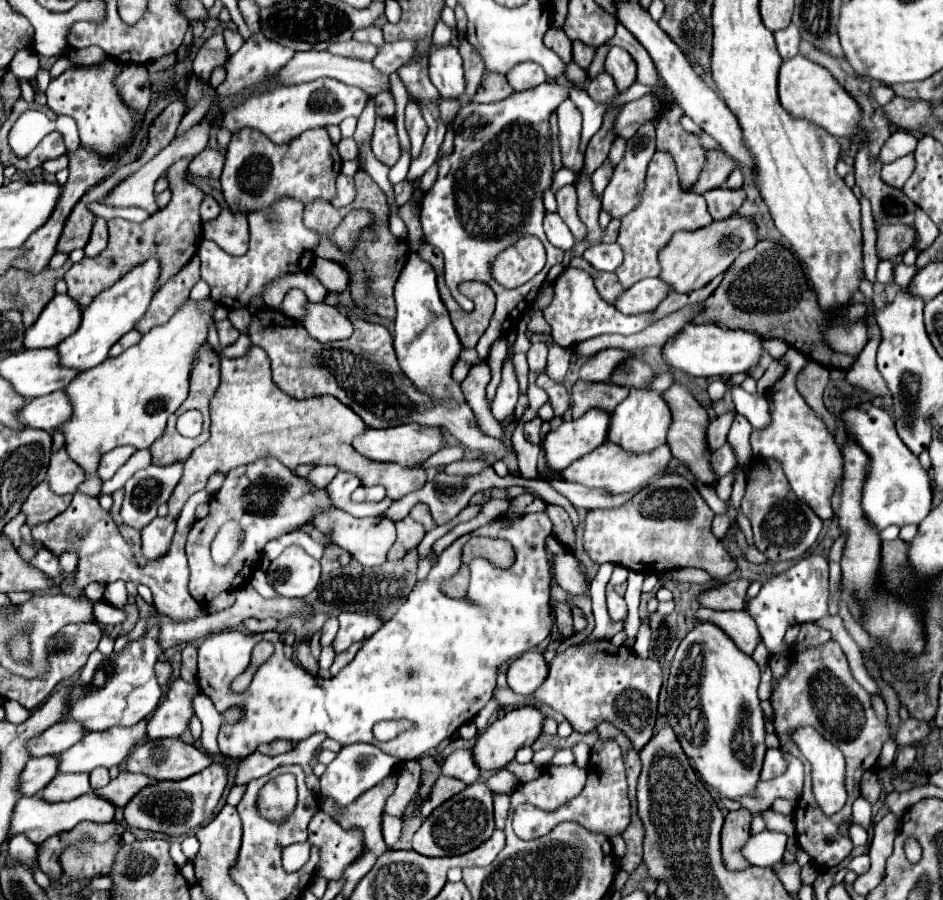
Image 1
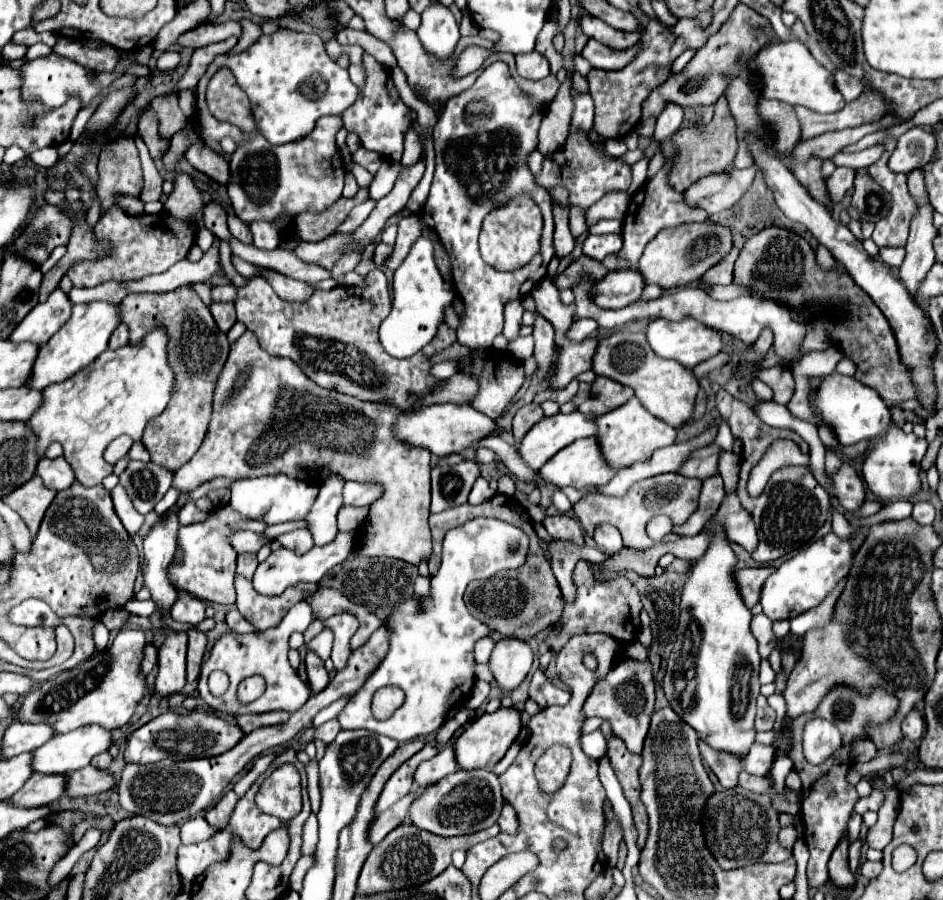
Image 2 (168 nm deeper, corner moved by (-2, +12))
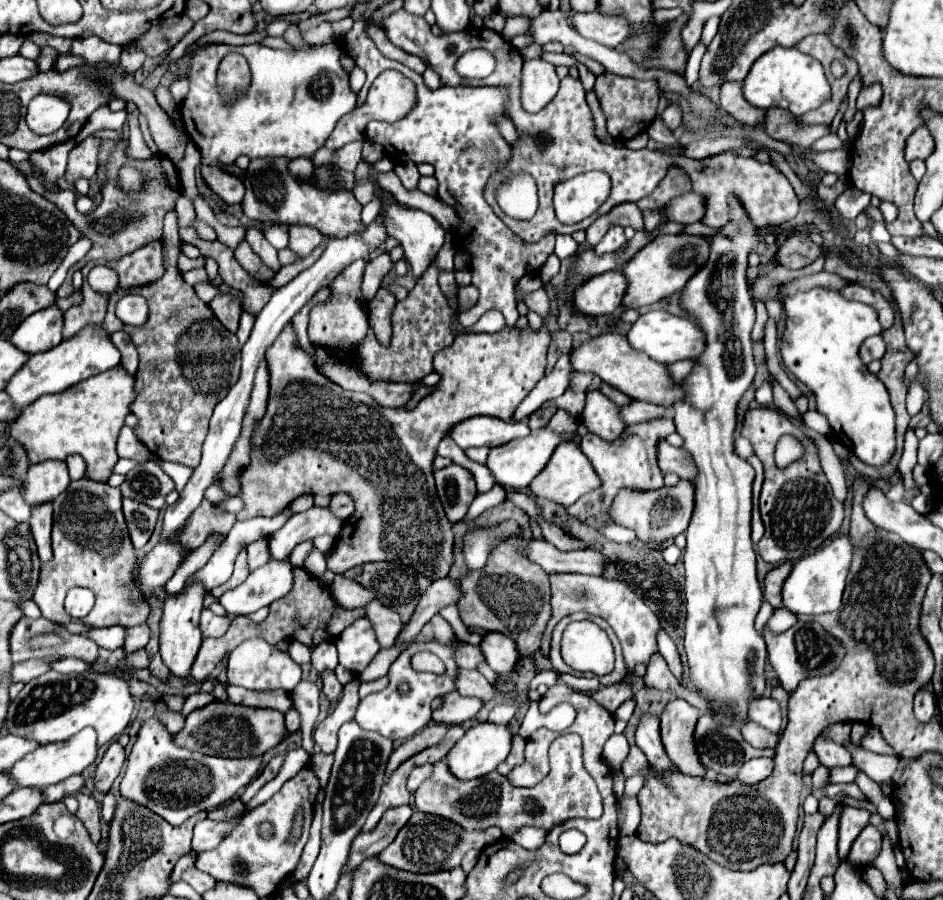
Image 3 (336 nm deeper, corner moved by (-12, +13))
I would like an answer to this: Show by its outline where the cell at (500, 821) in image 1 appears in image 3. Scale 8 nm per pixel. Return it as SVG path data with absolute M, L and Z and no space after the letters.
M523 826L515 836L513 842L521 844L525 850L537 850L543 842L545 842L547 832L541 828L533 828L533 826Z

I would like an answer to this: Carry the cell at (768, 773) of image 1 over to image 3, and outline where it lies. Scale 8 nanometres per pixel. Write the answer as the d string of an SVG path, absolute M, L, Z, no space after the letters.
M753 758L743 764L743 768L737 774L737 780L743 784L759 784L773 772L773 760L771 758Z

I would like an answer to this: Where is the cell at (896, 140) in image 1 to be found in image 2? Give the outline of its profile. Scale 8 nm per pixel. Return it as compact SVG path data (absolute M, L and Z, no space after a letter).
M873 145L873 147L867 147L863 151L855 151L855 153L837 153L833 157L835 165L841 167L853 167L853 169L859 169L859 167L867 167L867 165L873 165L875 159L879 159L883 155L883 145Z

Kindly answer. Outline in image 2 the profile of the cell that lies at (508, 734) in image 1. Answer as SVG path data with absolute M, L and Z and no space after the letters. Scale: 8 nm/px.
M501 707L495 713L483 713L475 721L467 725L467 729L459 735L455 741L455 755L461 769L481 769L497 765L507 749L515 743L519 731L521 731L521 711L517 707Z

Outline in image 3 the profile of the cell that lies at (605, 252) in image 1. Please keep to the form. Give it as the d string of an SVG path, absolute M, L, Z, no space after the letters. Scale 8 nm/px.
M613 226L609 228L609 232L603 236L603 240L595 246L597 254L605 254L605 252L615 252L619 246L625 244L625 234L621 226Z

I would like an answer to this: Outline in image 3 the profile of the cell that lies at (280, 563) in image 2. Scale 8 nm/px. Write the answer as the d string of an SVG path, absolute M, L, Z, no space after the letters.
M269 560L265 566L253 570L241 586L225 592L219 598L219 602L227 610L227 614L247 616L283 598L291 590L291 586L293 586L291 564Z

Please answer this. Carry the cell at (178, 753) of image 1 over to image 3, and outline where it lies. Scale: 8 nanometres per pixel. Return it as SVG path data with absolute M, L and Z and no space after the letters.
M211 702L205 708L193 710L187 720L185 728L175 734L175 742L187 750L219 756L219 758L255 758L263 756L265 752L279 746L283 740L289 738L285 728L285 718L277 710L265 708L245 708L239 704L229 702Z

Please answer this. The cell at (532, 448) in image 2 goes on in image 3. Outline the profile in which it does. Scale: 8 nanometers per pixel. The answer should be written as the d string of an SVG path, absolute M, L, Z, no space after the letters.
M541 428L539 432L533 432L527 438L517 438L503 446L491 448L485 466L491 470L491 474L499 486L511 488L511 490L525 490L529 486L529 482L541 472L541 468L545 468L555 446L563 440L573 440L573 436L557 436L557 434Z

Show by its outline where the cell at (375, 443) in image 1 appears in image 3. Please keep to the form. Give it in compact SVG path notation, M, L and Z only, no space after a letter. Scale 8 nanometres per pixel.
M475 416L471 420L463 420L451 428L449 436L457 442L459 448L467 450L473 446L501 446L515 438L529 436L529 426L525 422L503 422L489 416Z

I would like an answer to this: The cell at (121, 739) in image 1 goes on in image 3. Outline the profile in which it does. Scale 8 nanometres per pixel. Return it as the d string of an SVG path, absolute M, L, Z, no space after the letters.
M85 728L65 742L45 744L33 752L29 752L29 756L17 760L17 764L13 764L13 768L9 768L7 776L11 780L15 780L17 786L21 786L21 788L47 788L73 774L81 774L89 764L95 762L95 756L97 756L97 734L93 728Z

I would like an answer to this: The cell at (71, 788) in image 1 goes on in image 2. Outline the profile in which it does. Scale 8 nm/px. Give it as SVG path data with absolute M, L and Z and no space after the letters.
M33 773L31 779L11 797L11 801L19 807L41 807L55 803L65 795L67 775L63 777L47 777L47 773Z

